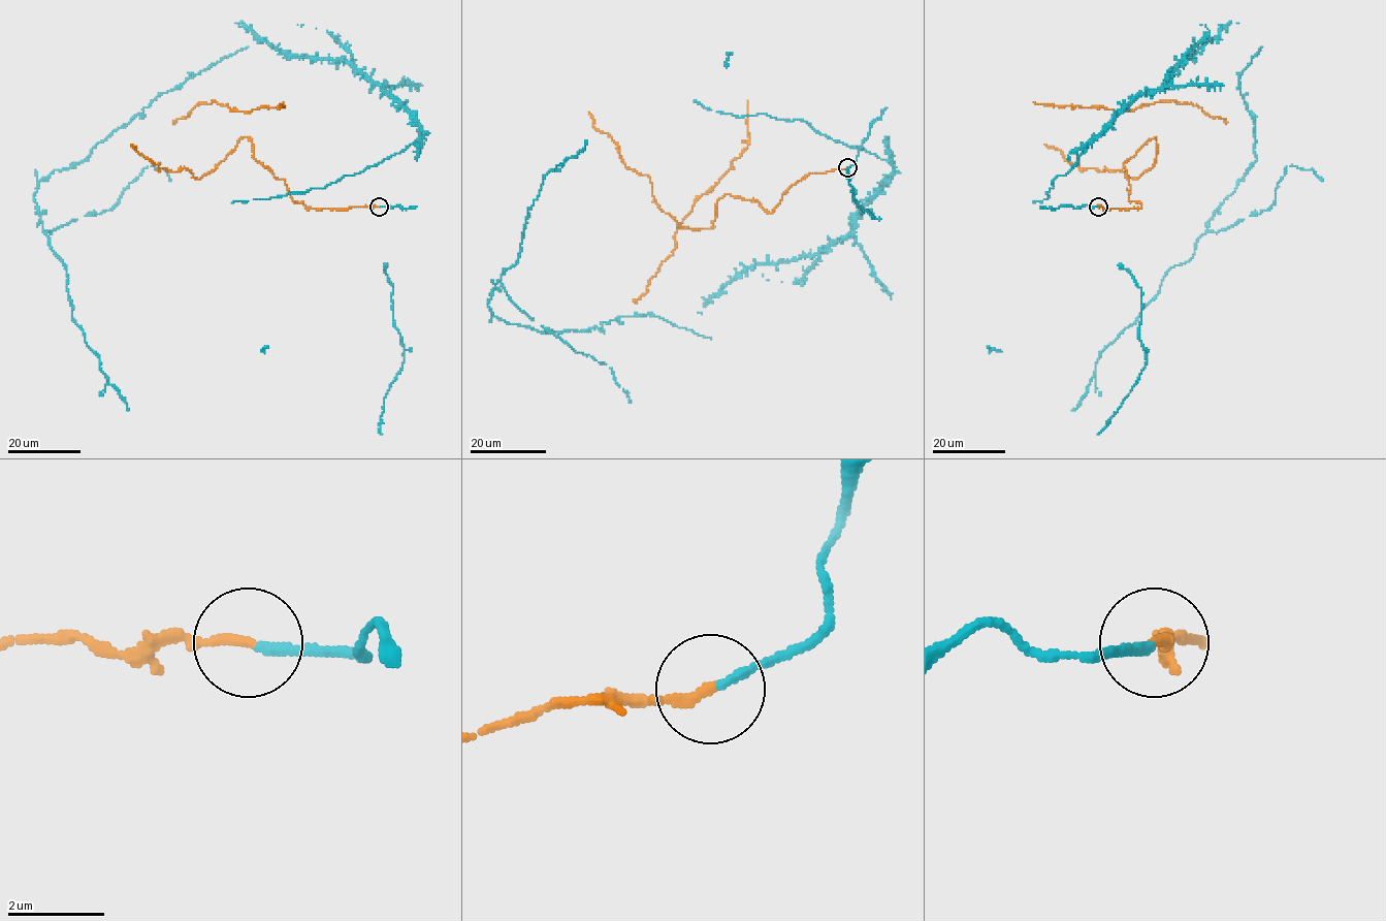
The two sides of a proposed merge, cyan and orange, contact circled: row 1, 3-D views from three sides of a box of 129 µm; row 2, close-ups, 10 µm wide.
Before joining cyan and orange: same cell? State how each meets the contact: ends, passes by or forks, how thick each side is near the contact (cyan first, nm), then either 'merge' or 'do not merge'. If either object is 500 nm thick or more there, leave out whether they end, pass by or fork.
cyan ends | orange ends | 180/220 nm | merge

